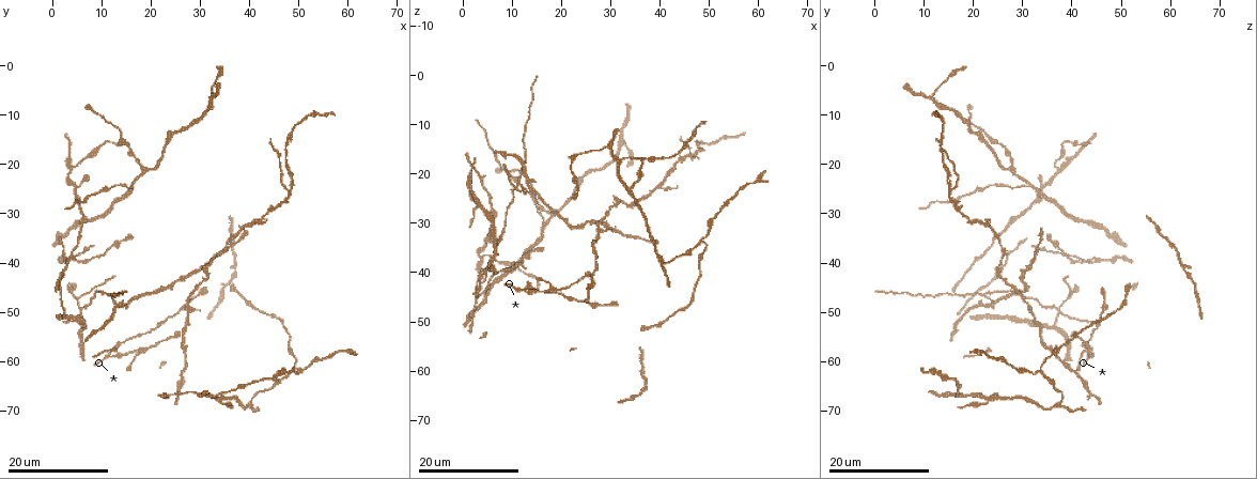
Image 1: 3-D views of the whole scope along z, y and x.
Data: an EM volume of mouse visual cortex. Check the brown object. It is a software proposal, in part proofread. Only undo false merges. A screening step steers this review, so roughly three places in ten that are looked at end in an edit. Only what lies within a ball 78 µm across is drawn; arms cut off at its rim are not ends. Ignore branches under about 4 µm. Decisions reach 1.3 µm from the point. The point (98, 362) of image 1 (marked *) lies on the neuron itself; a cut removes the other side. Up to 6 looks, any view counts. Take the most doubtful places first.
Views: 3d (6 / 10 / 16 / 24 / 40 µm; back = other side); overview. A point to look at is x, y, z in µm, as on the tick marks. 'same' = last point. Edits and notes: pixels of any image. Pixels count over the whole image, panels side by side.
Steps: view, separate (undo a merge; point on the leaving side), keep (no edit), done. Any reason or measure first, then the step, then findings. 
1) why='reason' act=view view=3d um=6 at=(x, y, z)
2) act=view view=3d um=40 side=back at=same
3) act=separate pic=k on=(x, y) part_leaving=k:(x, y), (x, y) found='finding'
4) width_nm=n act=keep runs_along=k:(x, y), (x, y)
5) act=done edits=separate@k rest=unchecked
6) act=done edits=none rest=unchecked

why='arms part here' act=view view=3d um=24 at=(16.5, 24.0, 31.0)

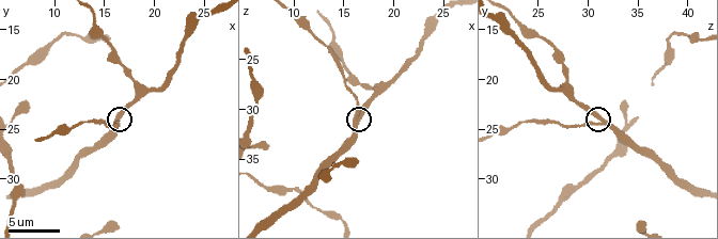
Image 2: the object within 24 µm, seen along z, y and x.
act=view view=3d um=10 at=(16.0, 24.2, 31.2)

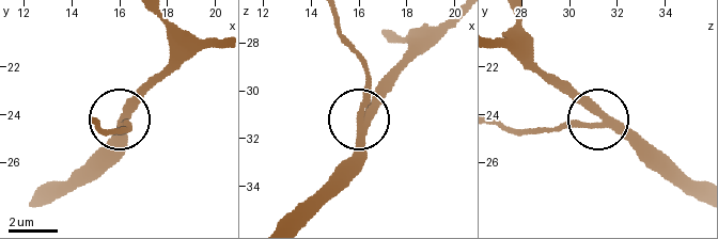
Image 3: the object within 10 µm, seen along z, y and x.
act=keep runs_along=3:(700, 198), (633, 133), (602, 123), (543, 131) found='continuous, no second neuron'

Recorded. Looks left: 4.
why='four arms meet' act=view view=3d um=16 at=(6.0, 49.0, 37.0)

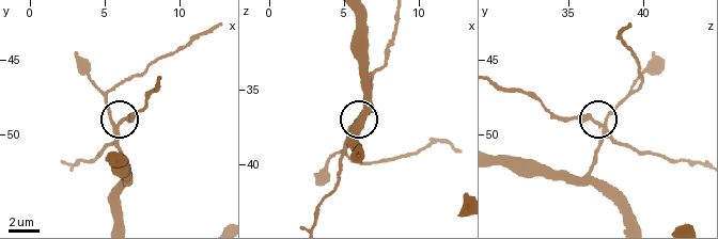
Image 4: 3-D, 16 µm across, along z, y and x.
act=view view=3d um=10 at=(5.8, 49.6, 37.4)

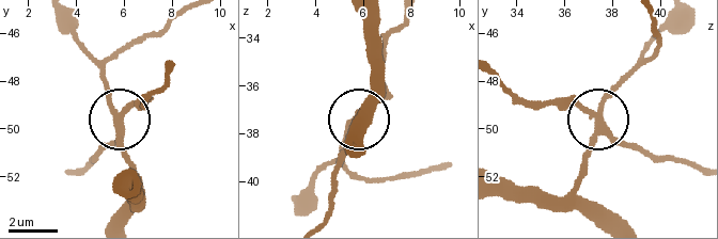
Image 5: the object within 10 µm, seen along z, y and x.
arms=4 act=separate pic=5 on=(574, 104) found='a second neuron is stuck on'

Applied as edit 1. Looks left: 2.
act=done edits=separate@5 rest=unchecked

